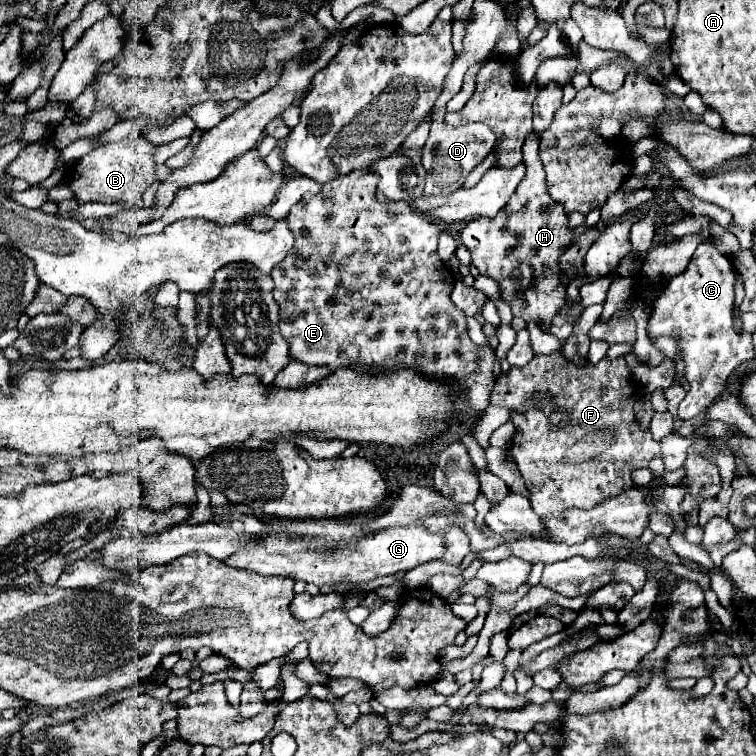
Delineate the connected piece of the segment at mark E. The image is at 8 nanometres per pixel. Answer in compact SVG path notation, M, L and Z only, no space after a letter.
M356 170L338 178L332 178L330 182L326 182L322 186L322 192L318 194L306 194L298 204L292 206L290 214L286 216L288 228L294 234L294 246L290 248L290 252L286 254L286 258L282 262L278 262L272 270L272 278L276 282L274 288L274 300L280 306L280 332L286 338L286 342L290 344L290 356L298 362L304 364L312 364L312 366L328 366L332 372L338 368L362 368L362 366L376 366L378 370L398 370L398 368L414 368L416 372L424 374L426 378L438 382L438 384L454 384L460 382L460 392L456 392L460 398L464 398L472 410L474 416L480 416L486 408L488 408L488 398L490 392L494 388L494 374L492 374L492 366L494 366L494 350L490 346L476 346L468 332L466 332L466 314L454 306L454 302L450 300L450 292L454 288L454 276L450 274L450 270L446 266L442 266L442 262L438 260L436 254L436 244L438 244L438 234L440 228L430 222L428 216L412 210L408 204L402 202L380 202L376 198L376 180L374 176L370 176L368 172Z

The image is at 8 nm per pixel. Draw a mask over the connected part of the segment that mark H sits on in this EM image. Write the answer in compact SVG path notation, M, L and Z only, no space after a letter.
M532 132L524 144L524 164L528 166L528 172L524 180L518 184L514 196L498 212L494 218L474 218L470 220L462 230L462 244L472 254L472 264L478 268L480 274L490 276L500 286L500 298L510 304L512 314L524 318L526 322L536 322L544 332L548 332L548 326L552 318L558 314L558 310L566 304L566 278L562 276L562 268L556 264L560 262L560 256L570 248L572 244L572 228L568 226L568 216L562 210L562 204L554 202L546 190L546 174L542 170L542 162L538 158L538 132Z

